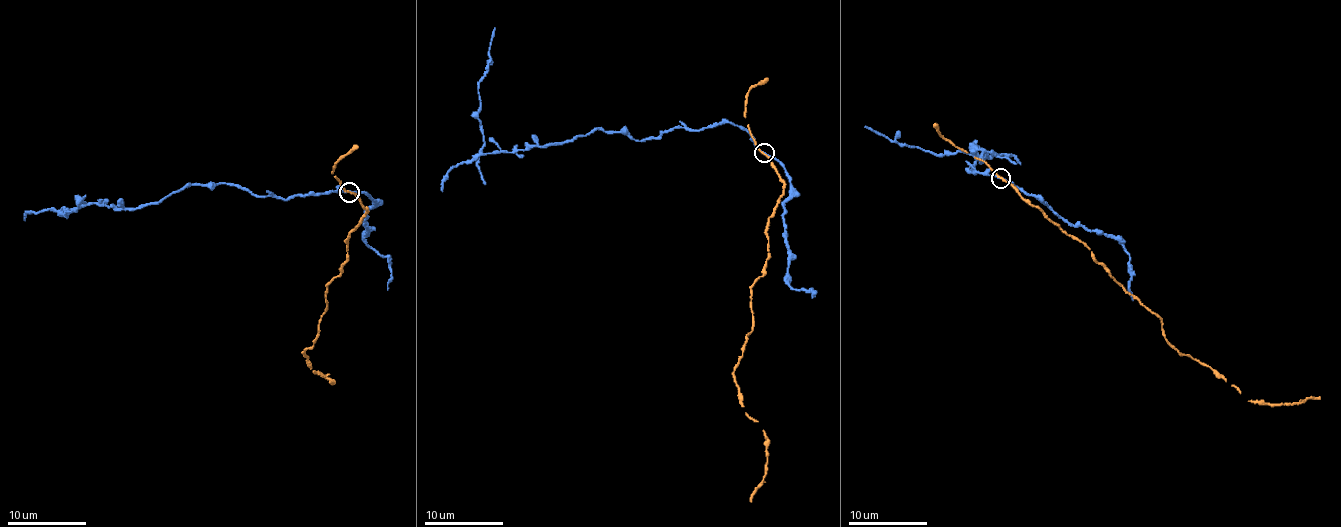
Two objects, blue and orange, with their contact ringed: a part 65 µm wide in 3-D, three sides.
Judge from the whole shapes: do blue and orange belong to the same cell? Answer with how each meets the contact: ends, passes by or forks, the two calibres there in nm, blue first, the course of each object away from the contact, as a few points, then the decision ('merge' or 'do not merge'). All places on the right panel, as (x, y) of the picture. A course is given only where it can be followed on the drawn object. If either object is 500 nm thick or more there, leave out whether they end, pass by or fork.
blue passes by; orange passes by; calibres 160 and 130 nm; course blue (1000, 178), (969, 170), (985, 151), (972, 145), (982, 162), (988, 152), (925, 152), (865, 125); course orange (1000, 178), (1075, 236), (1161, 321), (1163, 336), (1182, 354), (1210, 366), (1255, 402), (1294, 404), (1319, 396); do not merge

